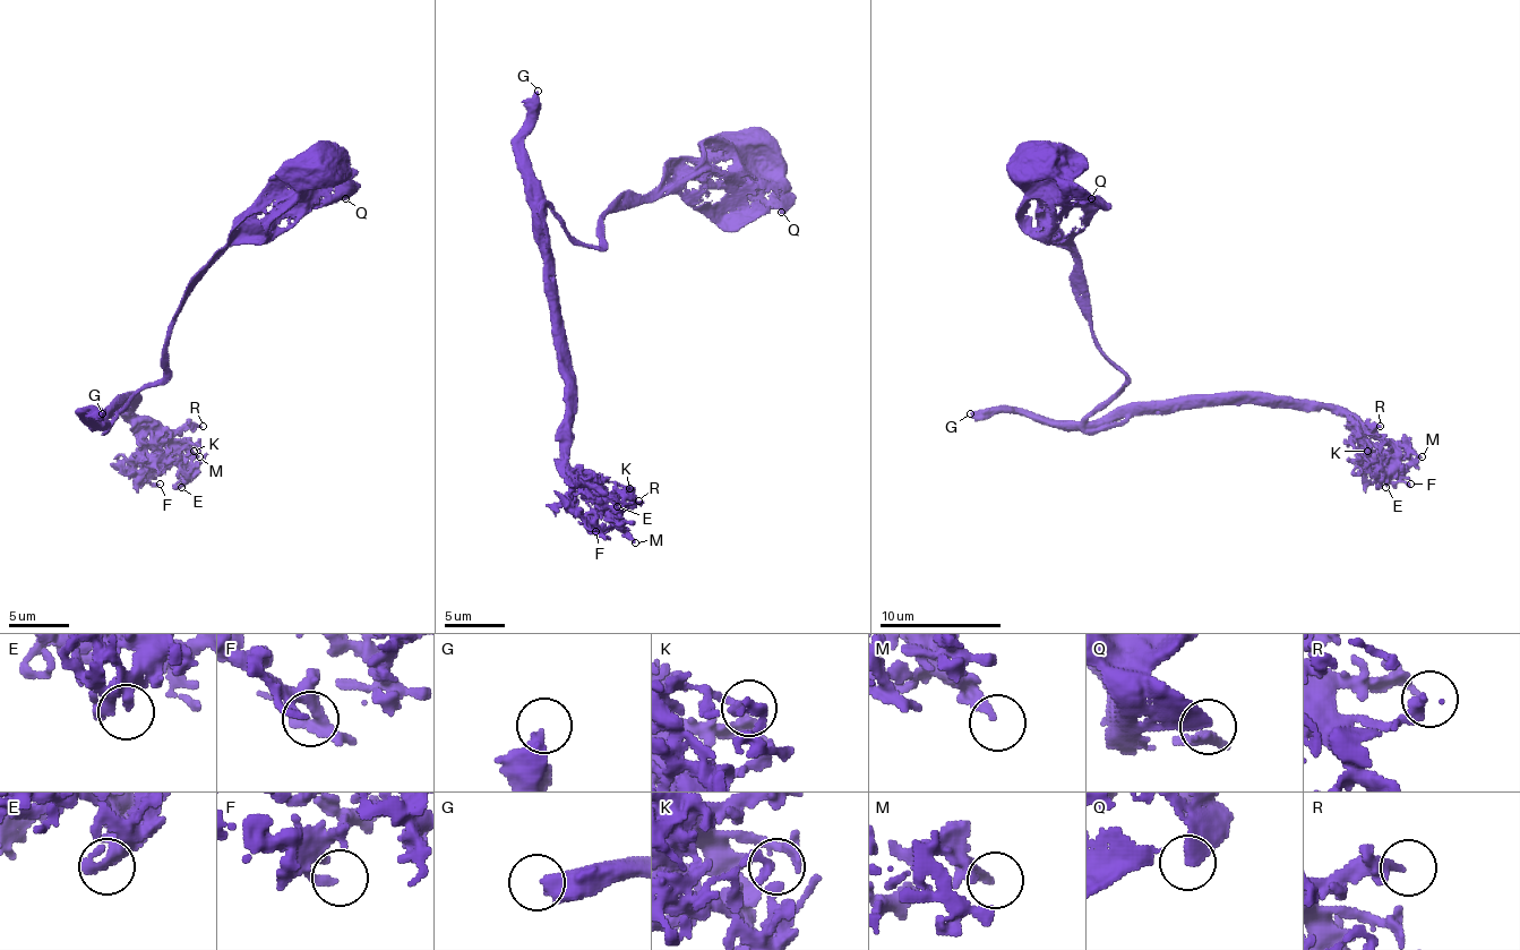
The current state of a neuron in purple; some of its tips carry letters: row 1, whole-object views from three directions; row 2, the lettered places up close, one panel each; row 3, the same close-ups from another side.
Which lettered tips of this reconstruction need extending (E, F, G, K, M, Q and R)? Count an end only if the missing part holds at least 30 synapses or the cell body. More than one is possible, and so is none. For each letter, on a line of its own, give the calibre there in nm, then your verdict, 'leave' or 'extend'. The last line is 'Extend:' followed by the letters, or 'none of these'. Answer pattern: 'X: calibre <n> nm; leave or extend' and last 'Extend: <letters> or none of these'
E: calibre 190 nm; leave
F: calibre 180 nm; leave
G: calibre 480 nm; extend
K: calibre 260 nm; leave
M: calibre 220 nm; leave
Q: calibre 340 nm; leave
R: calibre 200 nm; leave
Extend: G

